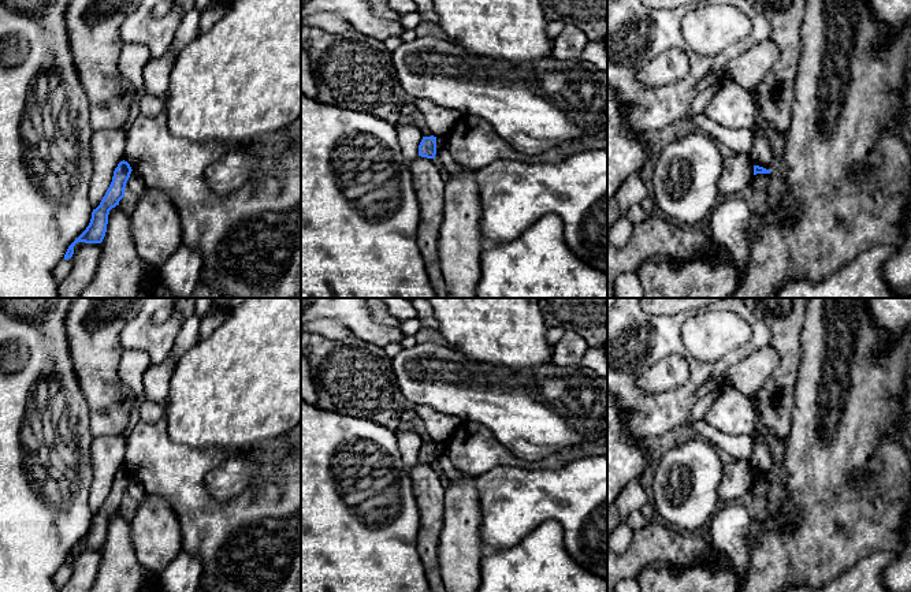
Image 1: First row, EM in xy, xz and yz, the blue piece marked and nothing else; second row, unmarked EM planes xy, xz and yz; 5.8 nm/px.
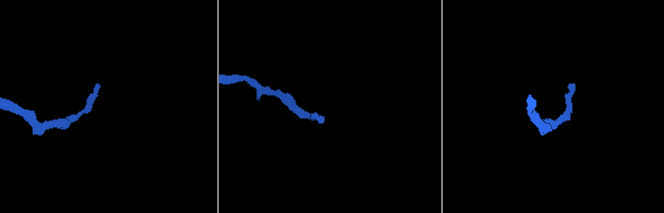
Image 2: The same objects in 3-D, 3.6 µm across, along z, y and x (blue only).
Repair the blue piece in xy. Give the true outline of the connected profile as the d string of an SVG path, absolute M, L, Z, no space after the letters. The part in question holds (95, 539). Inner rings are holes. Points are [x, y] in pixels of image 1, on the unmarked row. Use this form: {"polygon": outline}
{"polygon": "M120 468L114 477L112 488L103 503L100 511L93 515L92 525L86 536L68 552L64 566L68 566L74 561L74 552L78 548L85 550L101 550L108 530L108 521L112 514L119 511L119 507L124 503L126 489L131 480L131 473L127 468Z"}

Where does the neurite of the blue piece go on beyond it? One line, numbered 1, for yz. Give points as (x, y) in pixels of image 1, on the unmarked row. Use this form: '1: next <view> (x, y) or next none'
1: next none

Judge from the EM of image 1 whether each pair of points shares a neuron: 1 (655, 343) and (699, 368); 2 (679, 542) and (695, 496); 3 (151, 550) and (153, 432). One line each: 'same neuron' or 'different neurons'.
1: same neuron
2: different neurons
3: different neurons

